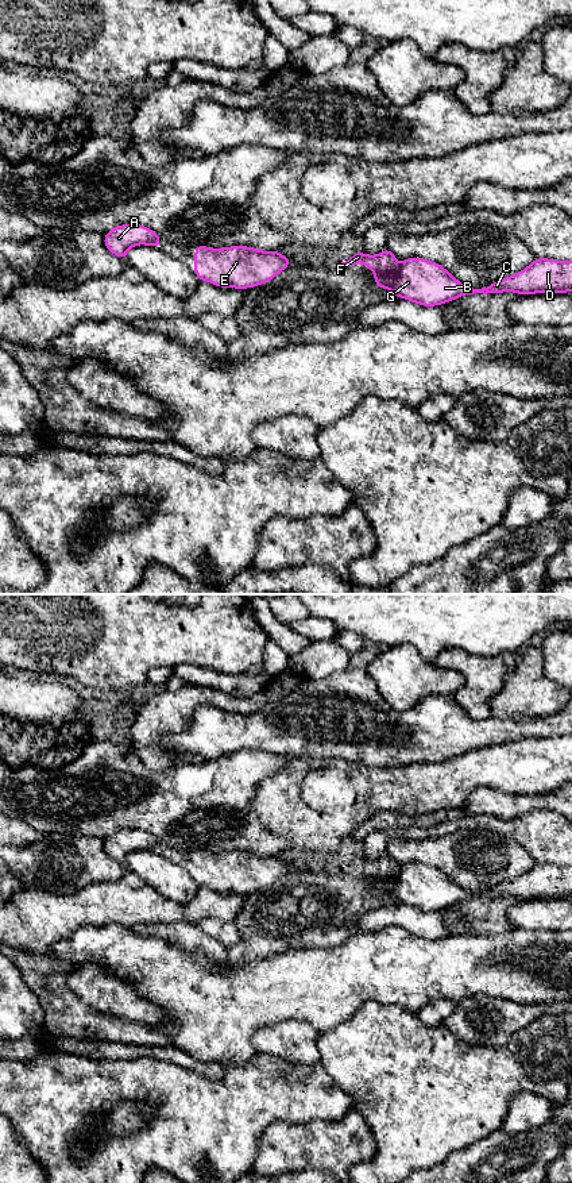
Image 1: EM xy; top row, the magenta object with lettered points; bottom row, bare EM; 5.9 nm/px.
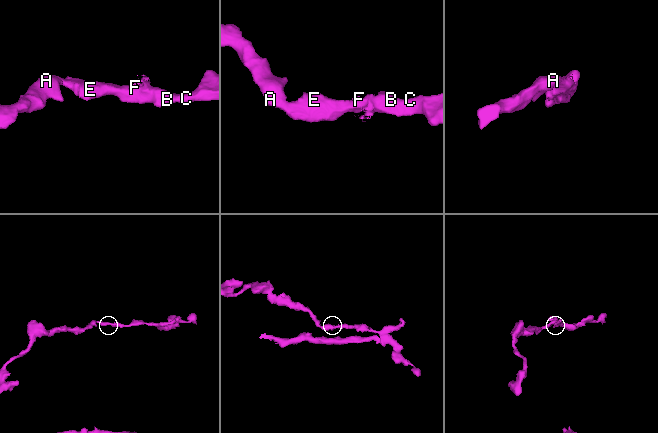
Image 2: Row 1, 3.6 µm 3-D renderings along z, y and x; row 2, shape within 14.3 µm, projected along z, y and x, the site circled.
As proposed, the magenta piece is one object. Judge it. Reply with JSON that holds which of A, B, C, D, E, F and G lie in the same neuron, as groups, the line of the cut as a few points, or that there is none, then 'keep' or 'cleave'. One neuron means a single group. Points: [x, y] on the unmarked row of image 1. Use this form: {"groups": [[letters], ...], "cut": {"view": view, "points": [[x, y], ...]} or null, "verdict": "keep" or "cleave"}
{"groups": [["A", "B", "C", "D", "E", "G"], ["F"]], "cut": {"view": "xy", "points": [[398, 875], [391, 879], [375, 879]]}, "verdict": "cleave"}

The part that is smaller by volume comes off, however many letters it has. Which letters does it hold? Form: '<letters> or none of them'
F

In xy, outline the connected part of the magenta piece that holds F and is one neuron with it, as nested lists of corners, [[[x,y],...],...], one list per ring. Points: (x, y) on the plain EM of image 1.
[[[387,852],[378,860],[367,860],[366,858],[356,856],[348,866],[341,867],[344,871],[363,868],[368,871],[375,879],[393,880],[398,876],[394,868],[398,866],[395,859]]]

